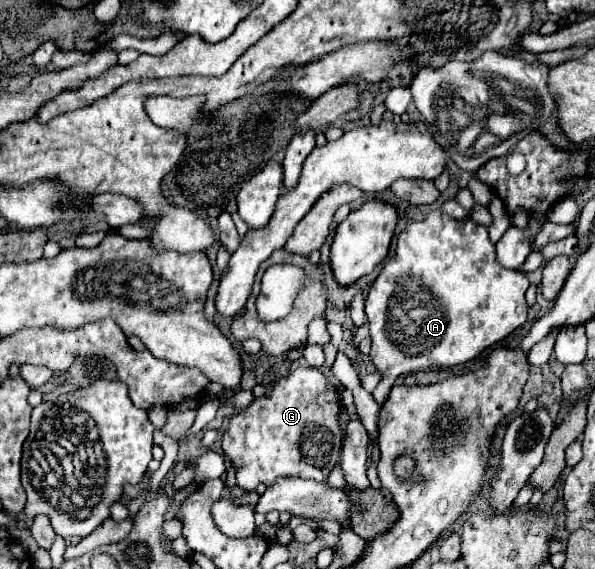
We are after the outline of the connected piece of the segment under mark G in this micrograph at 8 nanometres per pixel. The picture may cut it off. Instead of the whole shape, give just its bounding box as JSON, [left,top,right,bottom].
[220,365,344,491]

